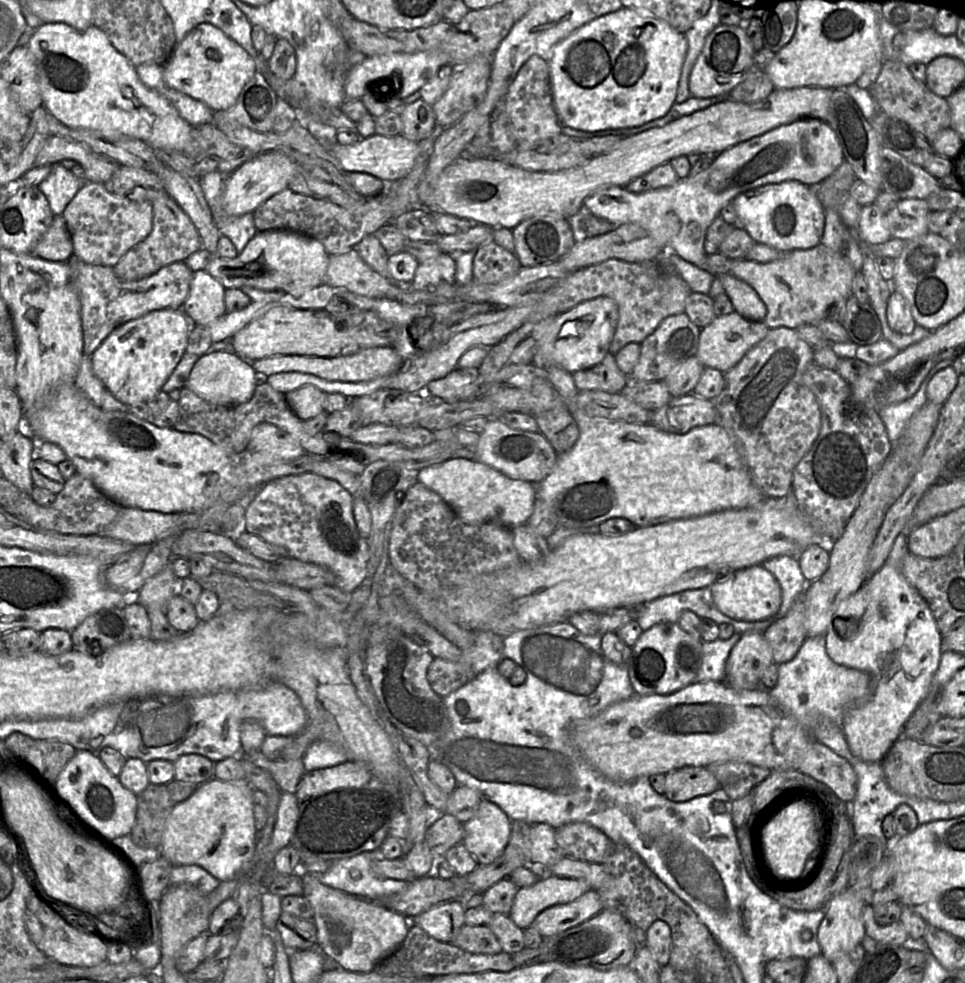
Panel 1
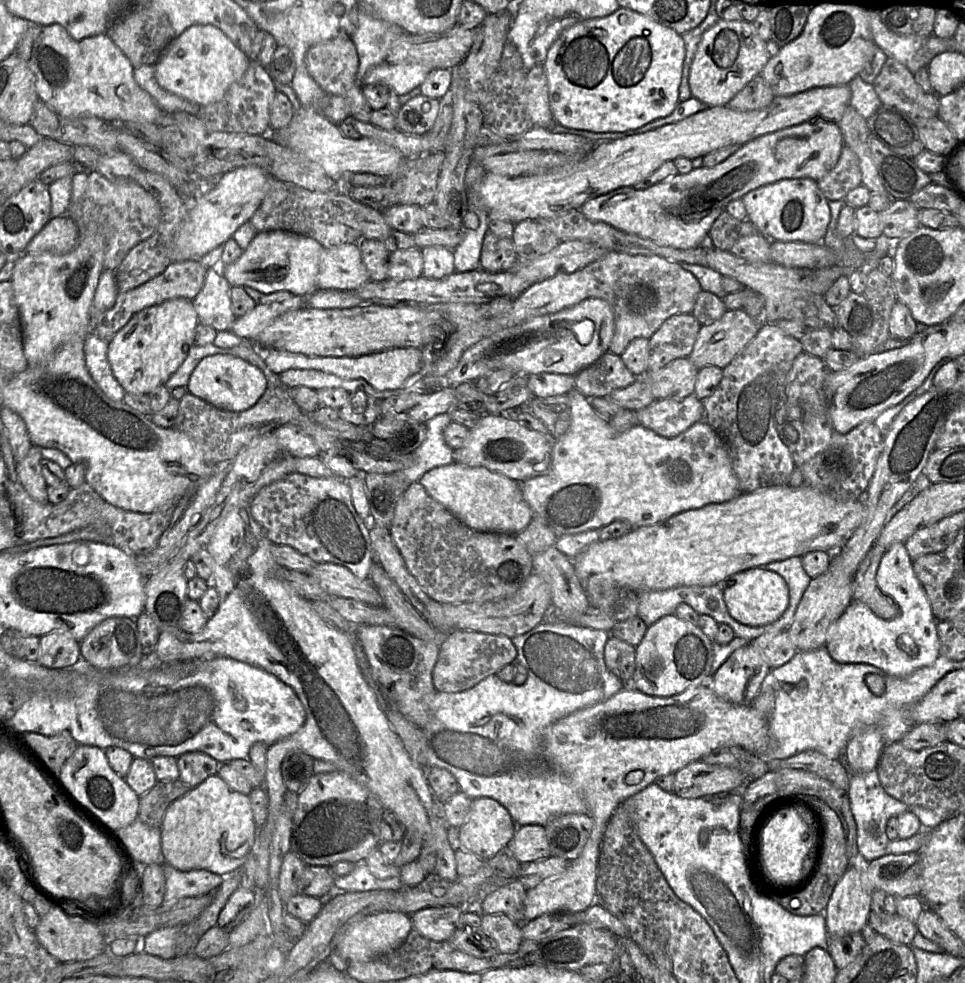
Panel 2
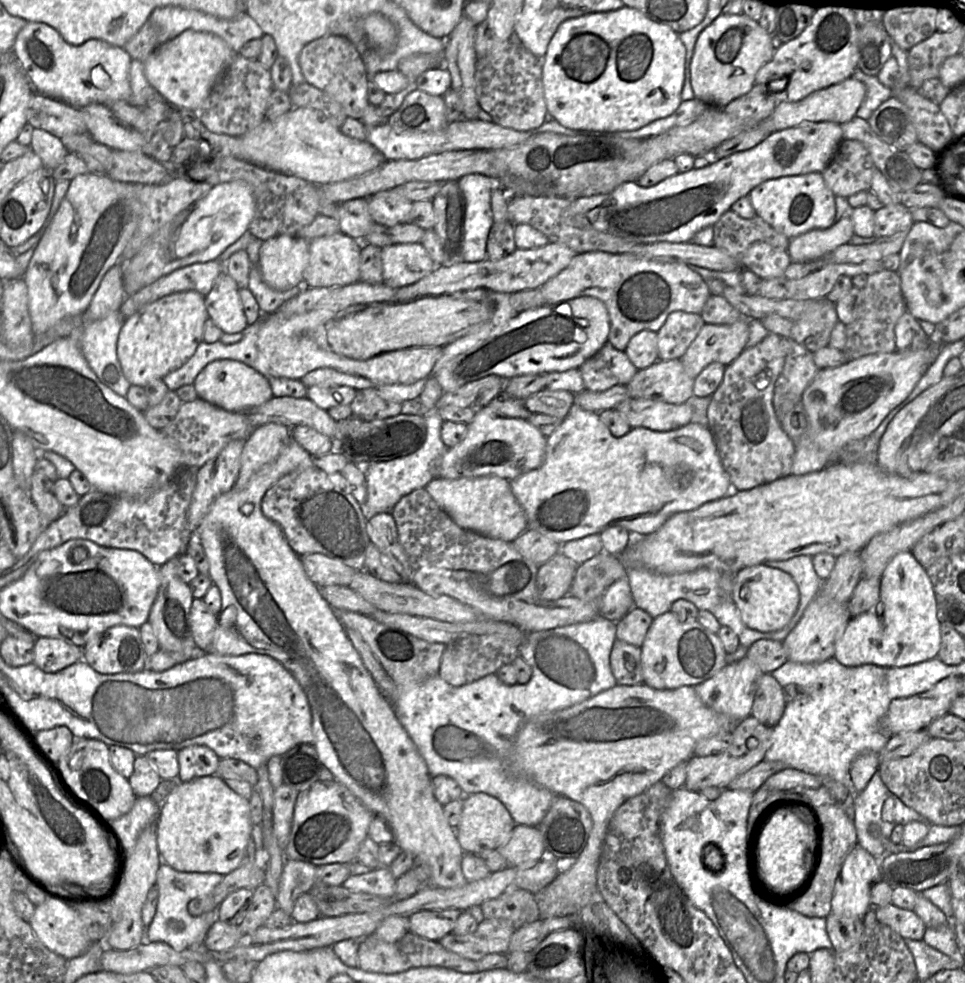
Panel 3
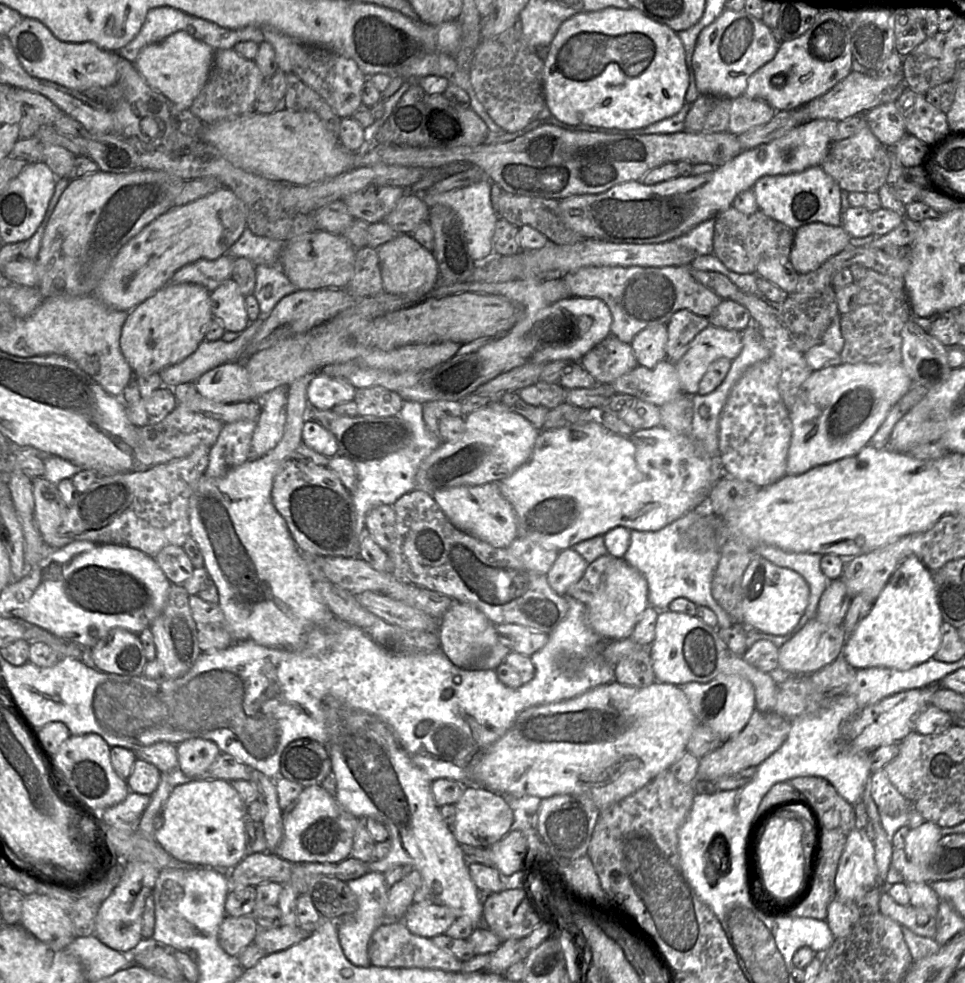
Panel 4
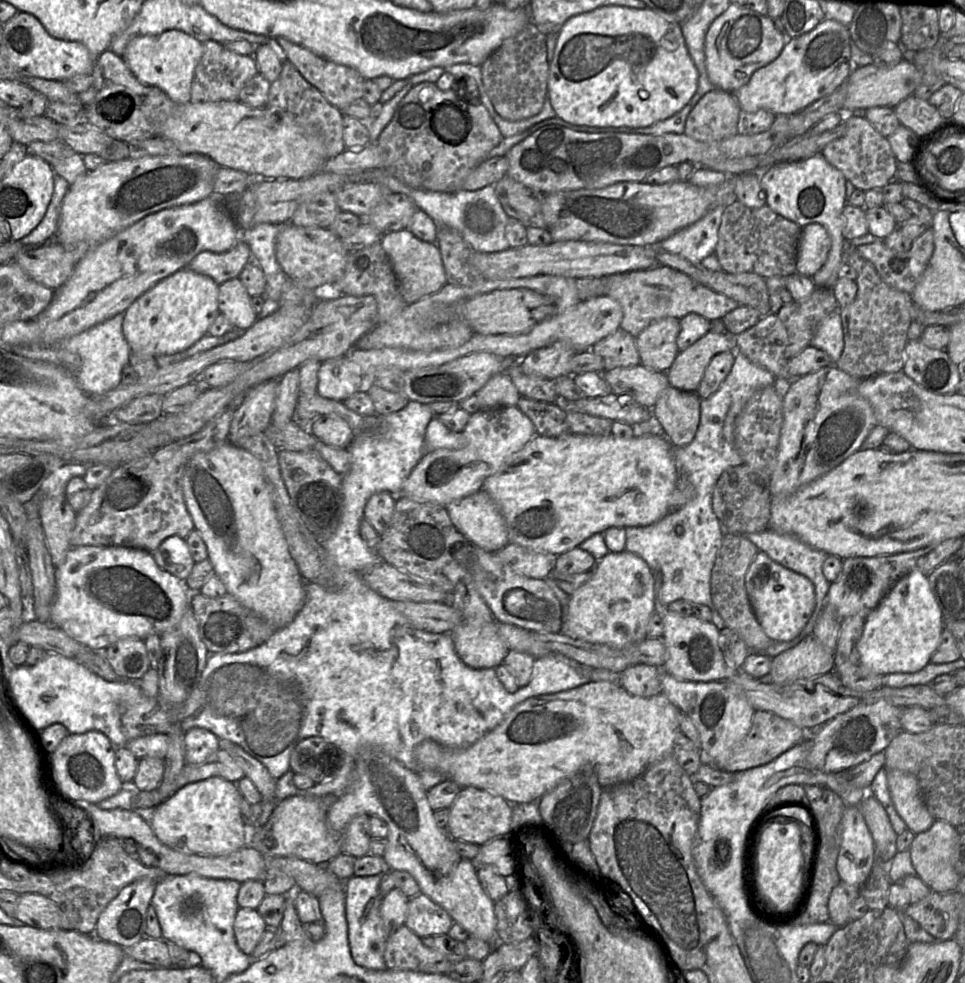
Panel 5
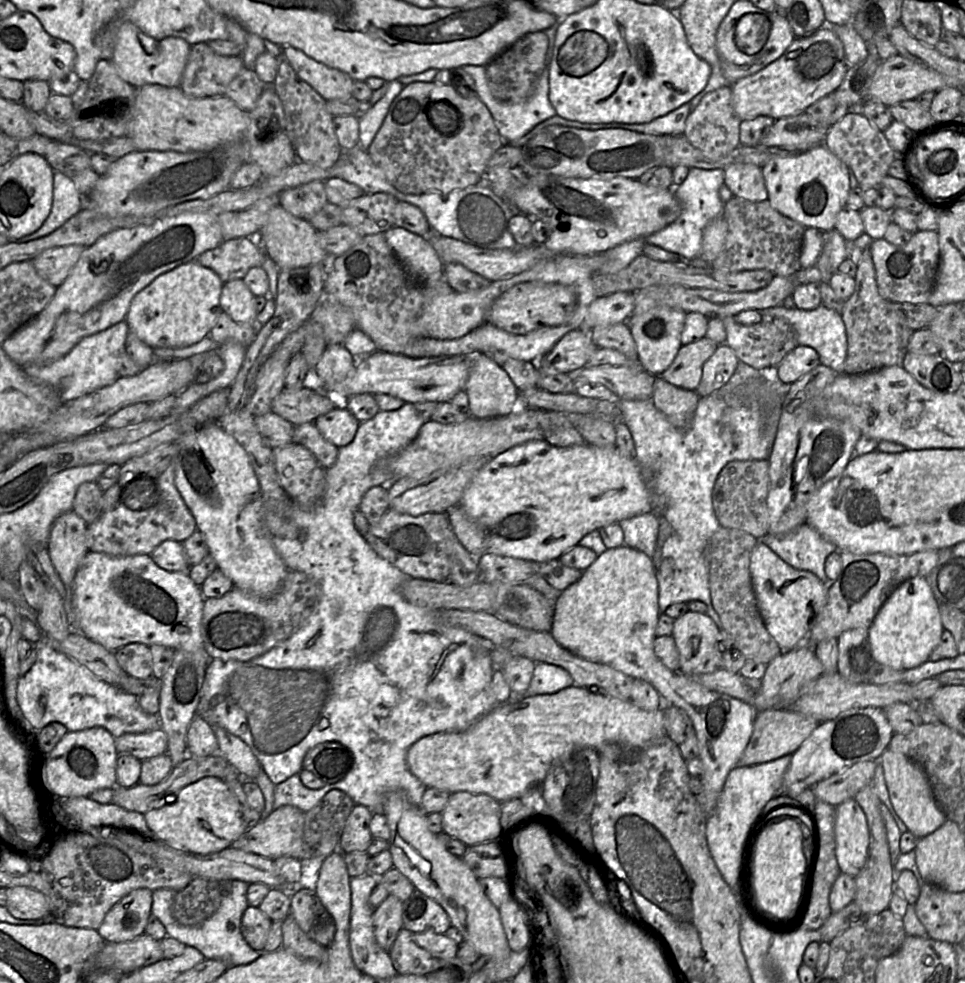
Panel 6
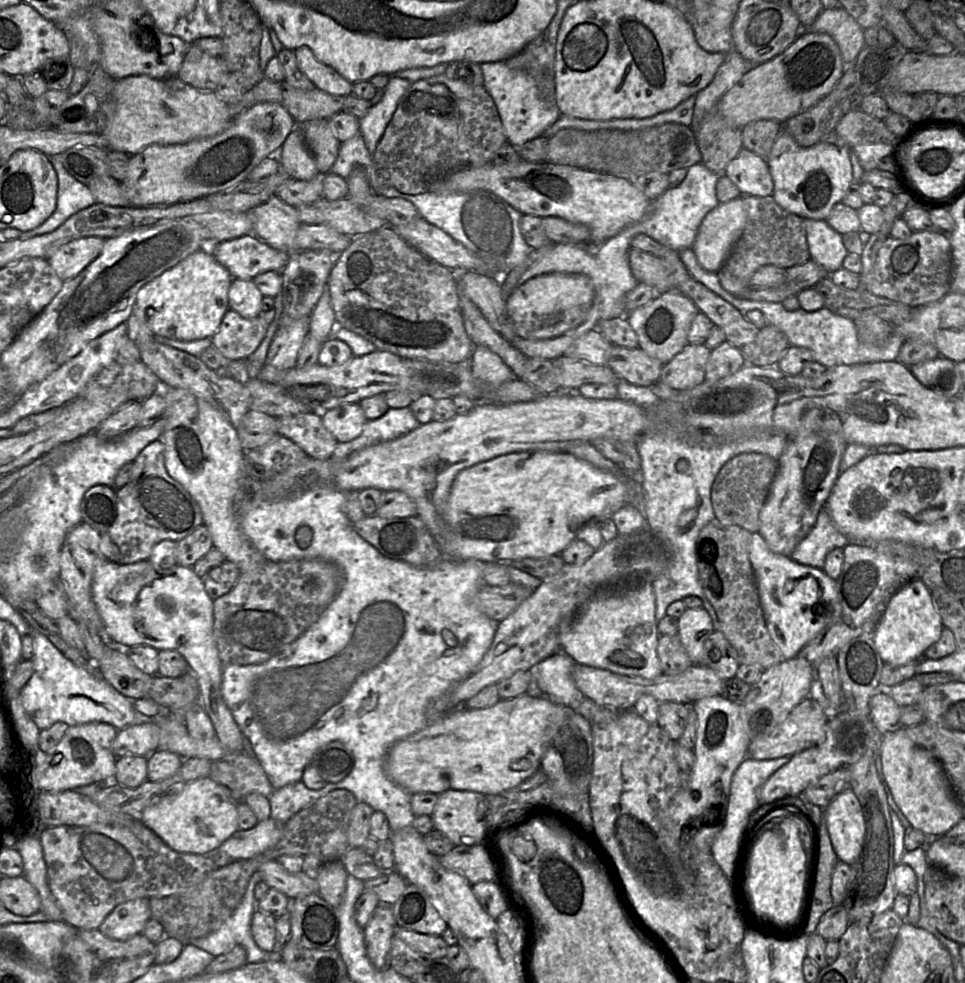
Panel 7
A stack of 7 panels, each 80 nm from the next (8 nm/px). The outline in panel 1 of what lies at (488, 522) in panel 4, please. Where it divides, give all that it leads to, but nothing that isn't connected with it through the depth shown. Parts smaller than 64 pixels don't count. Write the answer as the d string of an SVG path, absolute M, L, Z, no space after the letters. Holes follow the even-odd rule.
M451 458L438 465L427 466L418 472L418 482L437 493L469 525L498 522L508 528L526 524L534 512L536 486L533 483L512 479L502 472L467 458Z

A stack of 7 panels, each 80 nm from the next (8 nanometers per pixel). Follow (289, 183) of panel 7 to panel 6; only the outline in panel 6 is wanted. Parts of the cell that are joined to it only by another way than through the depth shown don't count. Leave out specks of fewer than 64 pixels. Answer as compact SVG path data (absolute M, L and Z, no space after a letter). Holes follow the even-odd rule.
M315 180L280 193L280 205L297 218L309 221L328 202L325 181Z

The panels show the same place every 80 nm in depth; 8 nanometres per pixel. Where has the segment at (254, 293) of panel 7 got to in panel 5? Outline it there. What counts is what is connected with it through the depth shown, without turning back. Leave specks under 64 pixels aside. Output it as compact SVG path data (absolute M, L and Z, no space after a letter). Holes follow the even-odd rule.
M233 278L219 286L218 309L238 330L245 332L258 320L252 304L252 296L239 278Z

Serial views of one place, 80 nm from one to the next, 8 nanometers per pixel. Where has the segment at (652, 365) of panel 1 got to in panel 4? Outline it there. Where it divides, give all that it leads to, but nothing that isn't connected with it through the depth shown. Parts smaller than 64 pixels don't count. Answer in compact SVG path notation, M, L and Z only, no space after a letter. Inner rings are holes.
M680 310L673 314L667 323L666 360L678 362L695 337L709 325L707 317L696 315L689 310Z

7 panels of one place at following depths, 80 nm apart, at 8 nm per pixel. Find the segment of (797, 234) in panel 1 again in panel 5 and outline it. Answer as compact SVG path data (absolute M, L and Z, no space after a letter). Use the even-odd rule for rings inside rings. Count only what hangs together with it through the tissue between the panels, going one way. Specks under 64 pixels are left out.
M821 153L800 161L781 162L762 170L764 171L760 174L760 184L766 193L766 204L774 212L801 227L810 223L819 223L827 230L831 239L831 248L827 260L812 276L812 280L816 287L832 288L838 279L838 270L842 265L844 251L842 212L846 205L847 179Z

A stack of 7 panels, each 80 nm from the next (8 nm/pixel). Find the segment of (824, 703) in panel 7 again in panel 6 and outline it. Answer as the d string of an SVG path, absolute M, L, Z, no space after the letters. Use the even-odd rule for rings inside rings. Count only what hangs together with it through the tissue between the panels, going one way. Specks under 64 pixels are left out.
M770 709L757 712L753 724L753 733L737 766L762 764L793 754L818 725L819 722L813 717L790 709Z

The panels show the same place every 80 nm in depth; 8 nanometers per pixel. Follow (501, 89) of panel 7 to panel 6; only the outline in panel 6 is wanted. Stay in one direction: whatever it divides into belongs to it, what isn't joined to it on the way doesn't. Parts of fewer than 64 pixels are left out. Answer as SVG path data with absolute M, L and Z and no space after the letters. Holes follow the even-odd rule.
M480 65L483 70L483 76L485 82L483 84L483 90L478 92L477 95L479 99L487 106L491 112L495 124L499 130L500 135L504 138L505 143L517 140L531 131L539 123L557 115L555 108L552 106L549 99L549 71L548 68L542 72L540 75L536 87L532 96L523 103L508 103L501 101L493 96L490 91L486 66Z

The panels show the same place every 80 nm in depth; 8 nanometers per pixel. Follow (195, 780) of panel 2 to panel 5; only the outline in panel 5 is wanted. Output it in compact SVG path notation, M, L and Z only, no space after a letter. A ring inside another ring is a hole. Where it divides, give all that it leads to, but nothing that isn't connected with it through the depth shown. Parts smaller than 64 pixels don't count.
M192 728L184 735L185 763L200 764L220 748L220 739L204 728Z

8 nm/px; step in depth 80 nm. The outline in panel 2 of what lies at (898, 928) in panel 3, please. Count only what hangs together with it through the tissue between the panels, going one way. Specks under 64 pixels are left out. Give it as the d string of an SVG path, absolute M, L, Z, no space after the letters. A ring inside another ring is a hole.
M870 911L867 923L873 930L887 939L904 945L910 945L918 932L917 925L898 913L880 918L875 912Z

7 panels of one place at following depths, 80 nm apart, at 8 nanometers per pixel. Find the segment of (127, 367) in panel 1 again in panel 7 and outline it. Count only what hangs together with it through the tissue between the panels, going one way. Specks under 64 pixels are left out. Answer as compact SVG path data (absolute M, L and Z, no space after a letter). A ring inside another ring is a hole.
M200 249L145 284L137 293L132 313L143 319L156 335L183 341L212 337L229 310L228 291L233 279L230 272L215 260L210 249Z

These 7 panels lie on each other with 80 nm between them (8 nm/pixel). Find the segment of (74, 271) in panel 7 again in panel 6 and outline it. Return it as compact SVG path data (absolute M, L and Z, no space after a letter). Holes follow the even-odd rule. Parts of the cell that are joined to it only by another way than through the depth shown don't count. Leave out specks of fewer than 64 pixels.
M79 244L50 248L32 259L32 263L43 279L59 287L76 266L86 248Z

